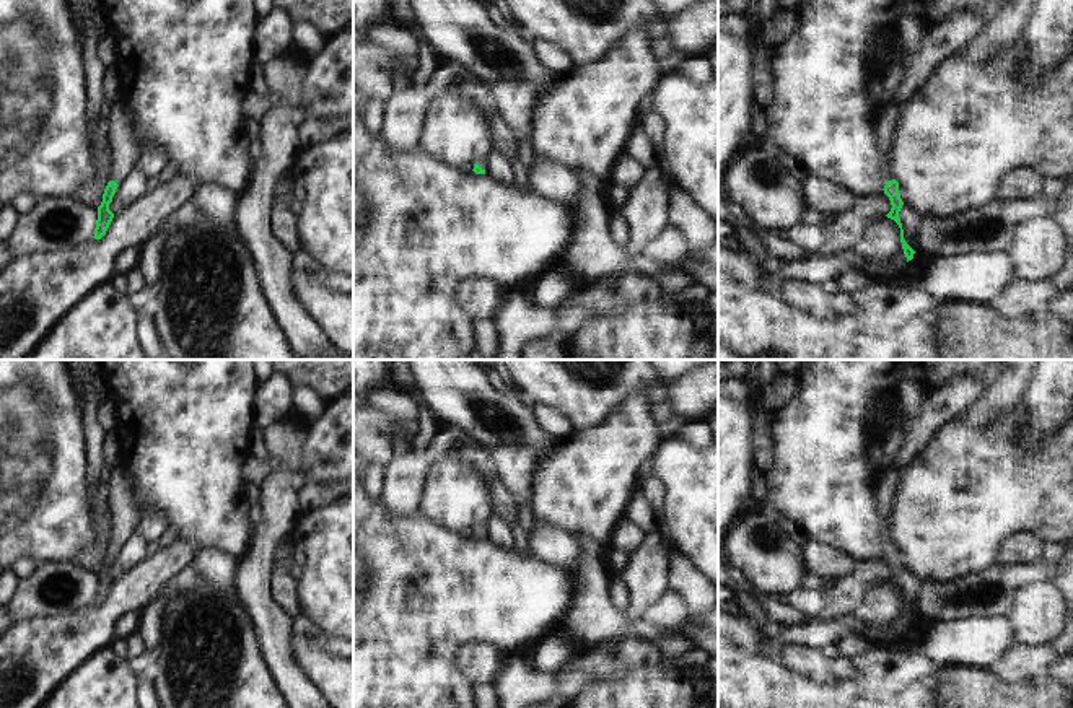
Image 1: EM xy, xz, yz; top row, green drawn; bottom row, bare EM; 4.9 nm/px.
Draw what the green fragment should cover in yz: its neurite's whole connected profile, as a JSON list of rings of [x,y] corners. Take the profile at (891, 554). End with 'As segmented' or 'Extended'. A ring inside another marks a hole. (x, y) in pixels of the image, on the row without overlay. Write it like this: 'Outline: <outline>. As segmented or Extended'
Outline: [[[900,467],[886,469],[879,475],[878,488],[879,488],[879,514],[882,518],[882,540],[886,545],[886,550],[882,555],[889,562],[891,570],[892,570],[891,576],[886,581],[894,584],[899,589],[902,614],[904,614],[904,618],[909,627],[913,623],[915,615],[904,604],[904,594],[902,594],[902,588],[899,583],[899,576],[900,576],[904,566],[899,558],[899,547],[894,544],[894,539],[892,539],[896,492],[897,492],[902,472],[904,472],[904,469],[900,469]]]. Extended.

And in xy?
Outline: [[[117,464],[109,474],[106,503],[111,514],[111,545],[107,547],[103,566],[98,571],[94,604],[101,604],[106,599],[114,583],[114,578],[109,575],[109,568],[112,566],[117,548],[129,539],[140,522],[134,500],[134,480],[120,464]]]. Extended.

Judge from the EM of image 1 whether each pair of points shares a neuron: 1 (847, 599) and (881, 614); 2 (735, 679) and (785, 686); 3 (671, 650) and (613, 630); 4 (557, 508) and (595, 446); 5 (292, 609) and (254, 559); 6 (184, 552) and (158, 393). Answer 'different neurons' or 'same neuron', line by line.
1: different neurons
2: same neuron
3: same neuron
4: same neuron
5: different neurons
6: different neurons

